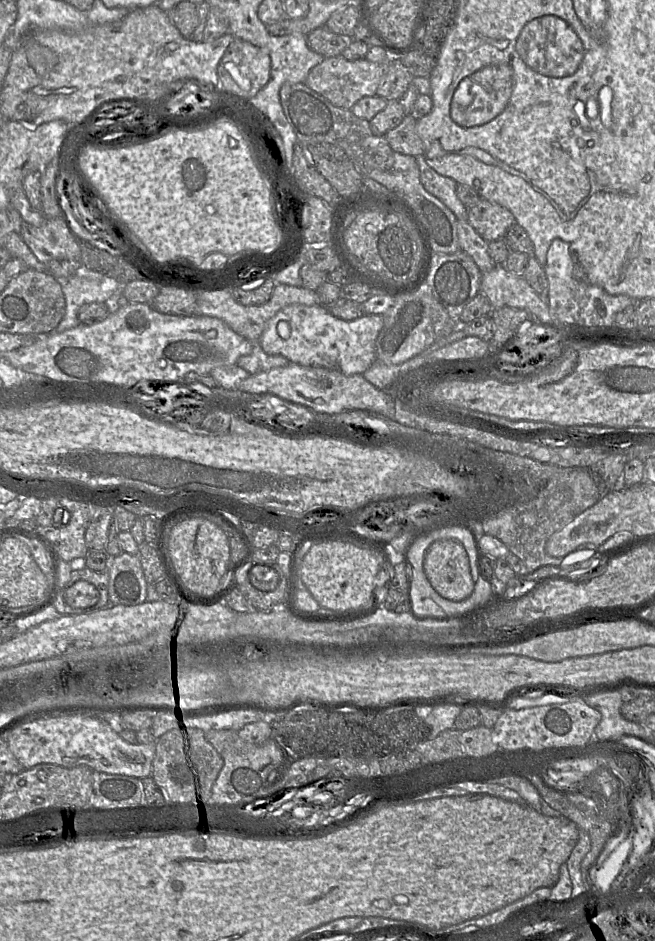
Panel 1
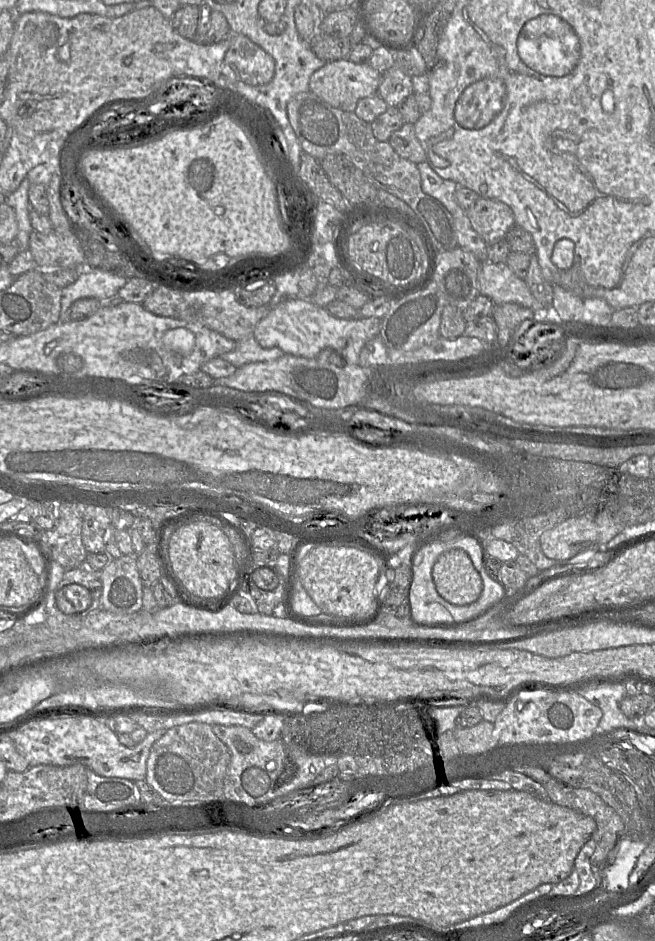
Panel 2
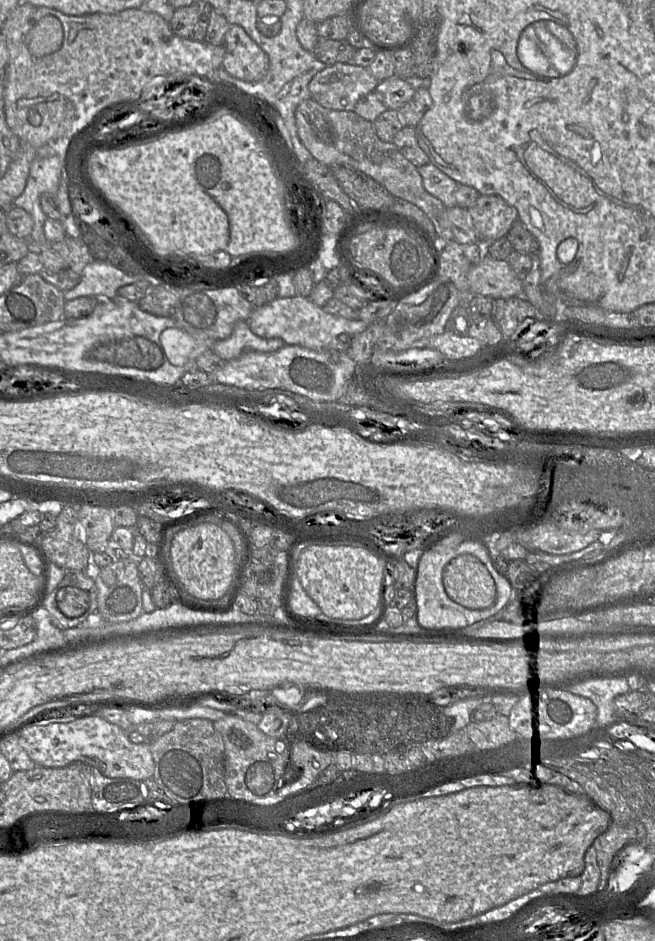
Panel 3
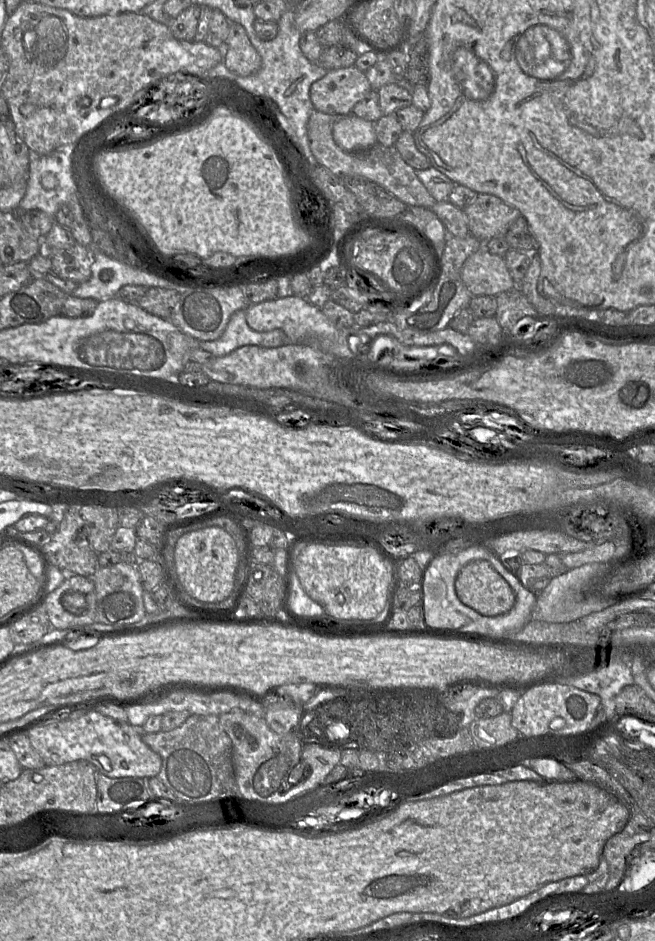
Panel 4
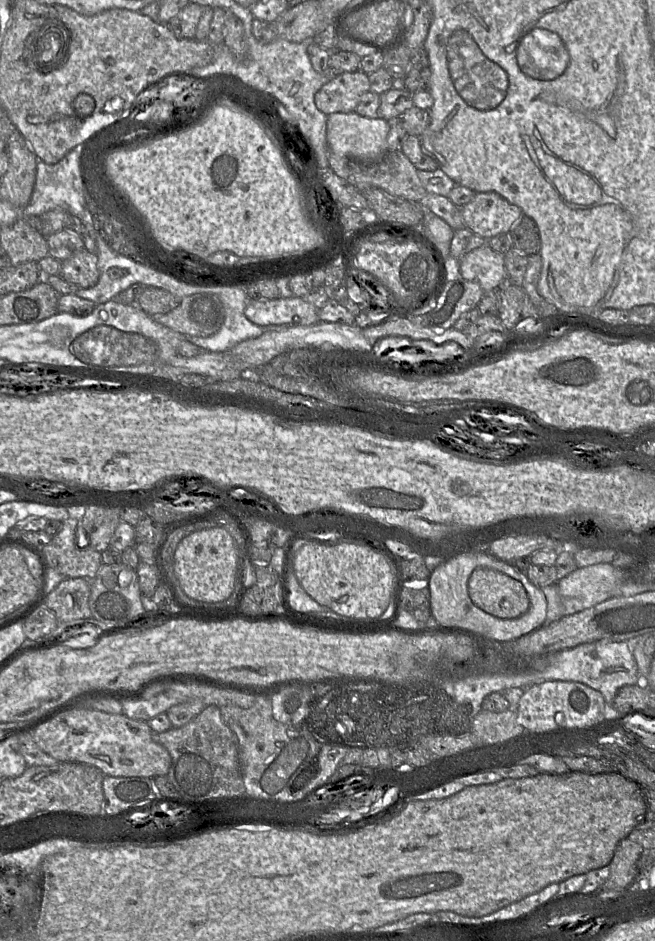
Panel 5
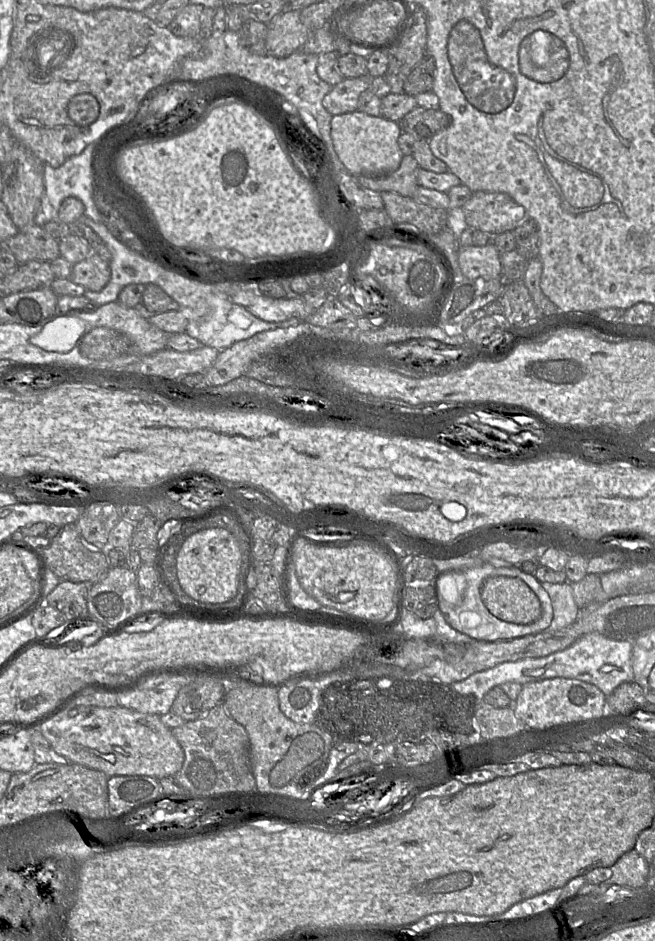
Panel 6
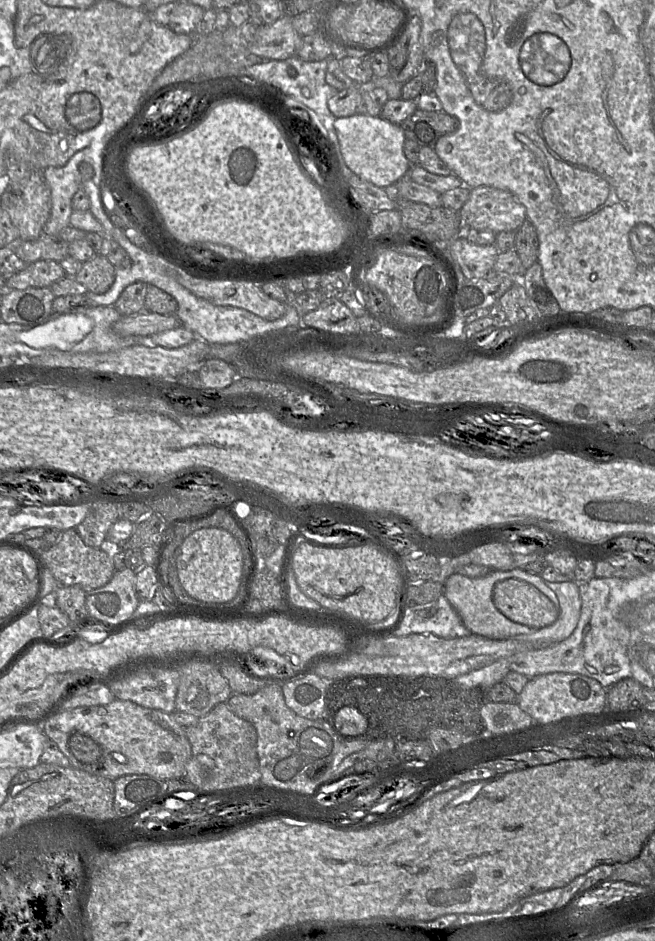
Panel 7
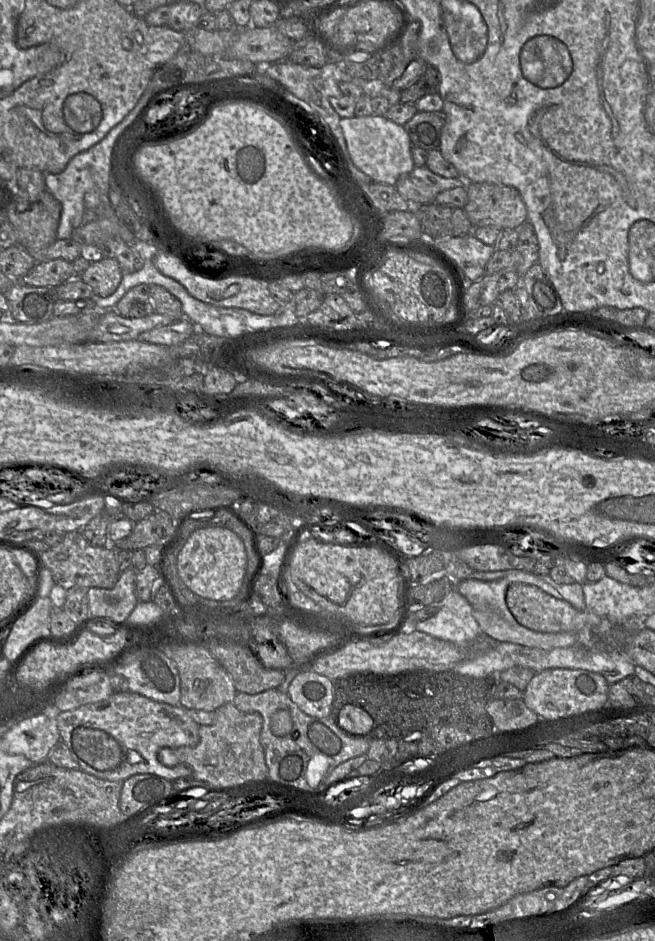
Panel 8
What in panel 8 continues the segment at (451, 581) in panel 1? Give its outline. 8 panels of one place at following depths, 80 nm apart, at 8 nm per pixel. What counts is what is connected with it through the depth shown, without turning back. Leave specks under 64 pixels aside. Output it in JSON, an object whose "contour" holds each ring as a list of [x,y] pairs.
{"contour":[[[511,584],[506,591],[505,600],[516,622],[534,631],[548,633],[579,631],[587,623],[587,609],[579,611],[569,602],[557,599],[534,585]]]}

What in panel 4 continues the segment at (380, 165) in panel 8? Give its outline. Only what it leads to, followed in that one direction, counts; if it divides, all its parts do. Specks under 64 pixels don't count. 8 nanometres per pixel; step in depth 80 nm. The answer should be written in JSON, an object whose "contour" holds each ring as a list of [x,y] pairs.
{"contour":[[[349,114],[335,122],[332,136],[335,143],[343,150],[365,151],[378,142],[374,124]]]}

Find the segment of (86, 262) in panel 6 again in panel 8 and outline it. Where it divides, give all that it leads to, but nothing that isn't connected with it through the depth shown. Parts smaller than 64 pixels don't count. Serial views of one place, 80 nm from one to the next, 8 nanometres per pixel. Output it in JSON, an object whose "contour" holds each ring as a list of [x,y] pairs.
{"contour":[[[104,257],[100,261],[90,263],[79,277],[95,295],[107,297],[119,286],[123,278],[123,270],[115,258]]]}

